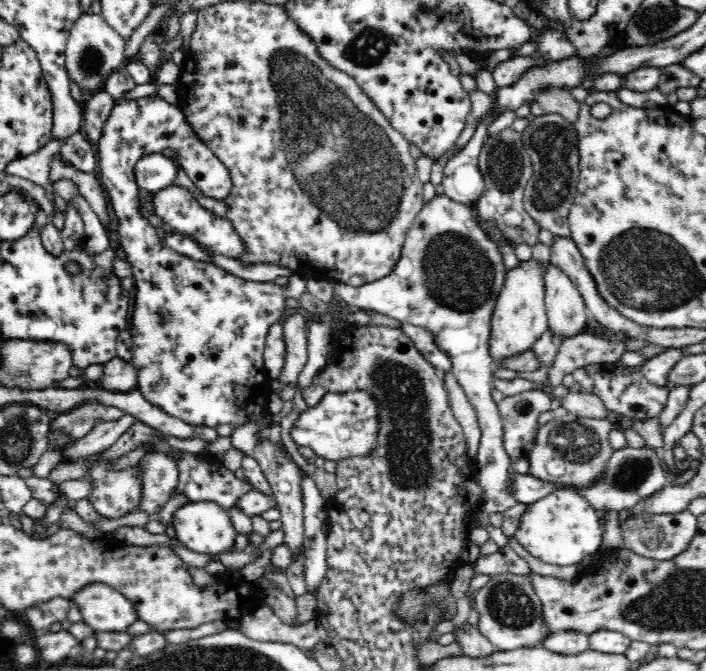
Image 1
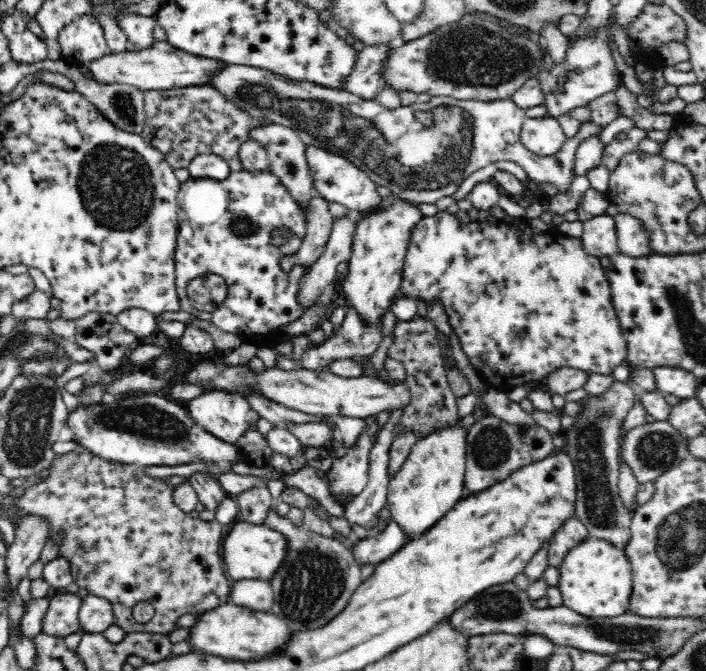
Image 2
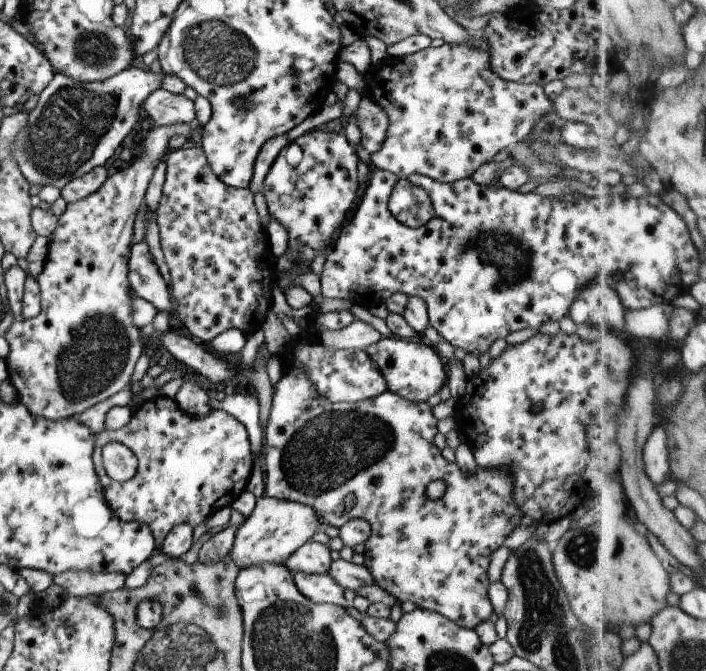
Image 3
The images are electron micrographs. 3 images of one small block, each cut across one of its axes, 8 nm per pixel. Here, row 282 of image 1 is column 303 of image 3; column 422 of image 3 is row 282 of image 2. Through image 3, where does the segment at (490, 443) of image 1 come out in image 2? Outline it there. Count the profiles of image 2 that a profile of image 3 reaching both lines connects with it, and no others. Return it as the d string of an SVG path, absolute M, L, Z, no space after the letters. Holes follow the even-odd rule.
M499 206L492 210L473 209L457 214L439 211L434 216L422 217L415 226L404 263L401 294L404 297L420 296L425 301L439 298L443 302L450 326L458 334L470 364L474 366L480 380L497 391L505 393L524 384L542 382L548 374L564 367L584 370L590 375L612 375L616 366L627 362L627 340L613 307L607 270L602 267L598 256L592 256L584 250L581 238L564 235L555 230L536 233L525 217L509 216Z

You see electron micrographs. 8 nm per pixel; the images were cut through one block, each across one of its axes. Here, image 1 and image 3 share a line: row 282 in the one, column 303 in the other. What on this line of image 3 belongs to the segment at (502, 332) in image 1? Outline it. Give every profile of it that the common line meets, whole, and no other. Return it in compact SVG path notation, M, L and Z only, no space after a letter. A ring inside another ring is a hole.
M263 494L256 498L251 513L238 526L229 556L239 569L262 562L284 564L292 552L321 528L315 511L309 505Z

